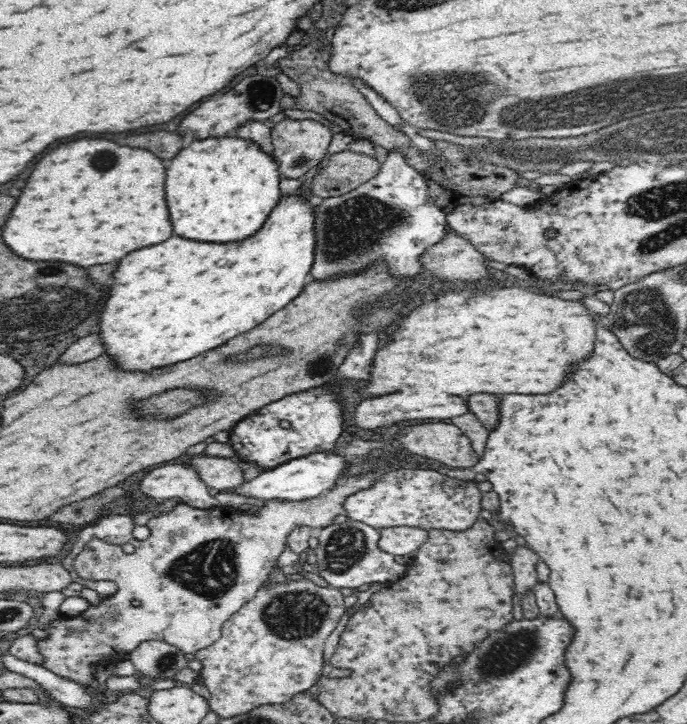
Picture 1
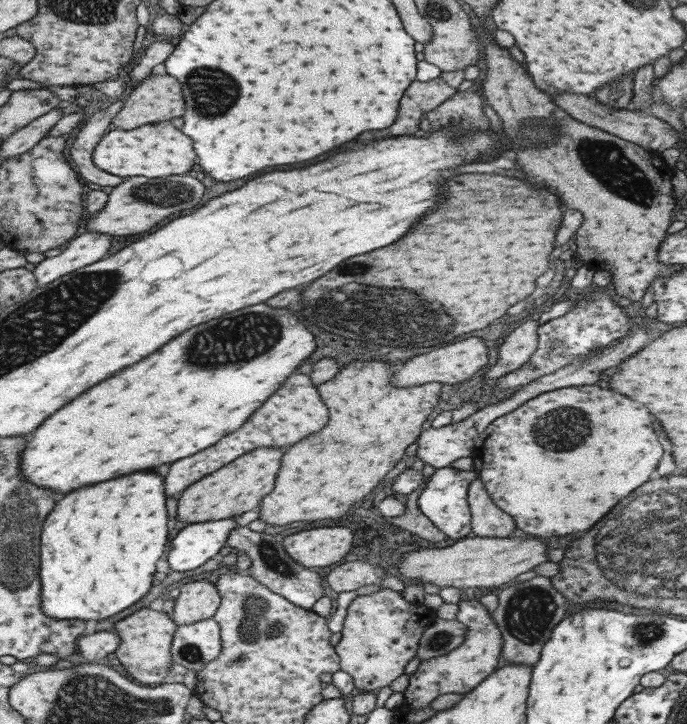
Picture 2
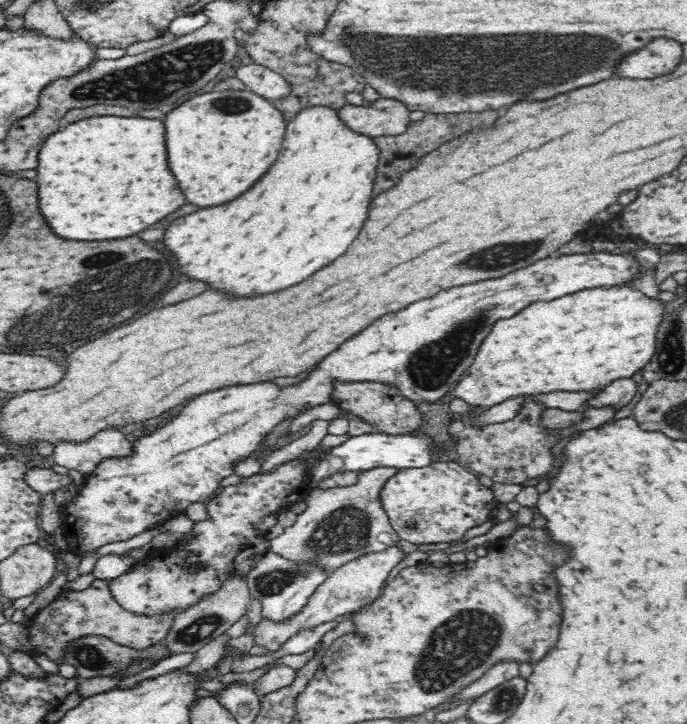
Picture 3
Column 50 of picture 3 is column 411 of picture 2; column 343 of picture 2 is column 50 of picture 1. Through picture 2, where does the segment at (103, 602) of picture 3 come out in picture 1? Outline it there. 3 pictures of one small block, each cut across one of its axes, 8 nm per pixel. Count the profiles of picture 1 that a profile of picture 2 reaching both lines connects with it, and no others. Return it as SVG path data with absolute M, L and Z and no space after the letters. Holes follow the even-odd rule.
M386 450L377 453L379 454L379 458L383 455L381 460L383 464L381 465L381 468L385 470L384 473L365 473L364 475L349 477L344 484L332 488L332 490L324 493L323 498L320 499L315 497L309 500L302 500L300 502L278 500L264 501L264 506L258 507L257 513L254 514L256 516L248 516L244 512L233 511L224 506L219 506L218 508L197 509L180 502L172 508L172 511L161 513L158 514L158 516L154 516L154 518L150 518L147 524L148 529L150 529L150 536L148 536L148 538L145 540L138 540L135 537L132 537L129 540L129 543L133 544L135 548L132 554L124 553L122 545L110 544L100 540L99 538L92 538L92 540L86 544L86 548L84 548L84 550L76 556L76 560L74 560L74 568L76 569L77 574L82 578L94 581L104 580L115 582L117 584L118 591L112 597L102 598L98 604L90 605L85 611L77 616L66 617L58 614L59 620L53 620L50 627L46 629L48 636L45 639L36 640L36 645L38 645L40 653L44 655L44 664L42 664L42 666L54 672L54 674L58 676L68 678L88 687L94 678L96 678L94 675L95 668L101 659L107 657L108 660L115 662L116 660L126 658L126 656L128 656L128 654L130 654L141 642L147 640L167 642L172 646L178 647L185 654L192 654L202 650L203 648L209 647L210 644L219 639L222 627L224 626L226 620L228 620L234 612L240 610L244 604L250 602L250 600L253 600L254 596L256 596L260 588L262 588L266 580L268 580L269 572L273 570L273 566L276 564L278 556L280 556L281 552L287 545L288 535L294 532L296 528L300 528L300 526L311 526L314 530L322 530L323 528L332 525L332 522L338 514L345 514L343 502L346 498L348 498L348 496L352 496L352 494L355 494L360 490L372 488L372 486L374 486L380 478L384 478L388 472L392 472L394 469L401 469L402 467L407 466L400 458L396 458L395 456L389 454Z

